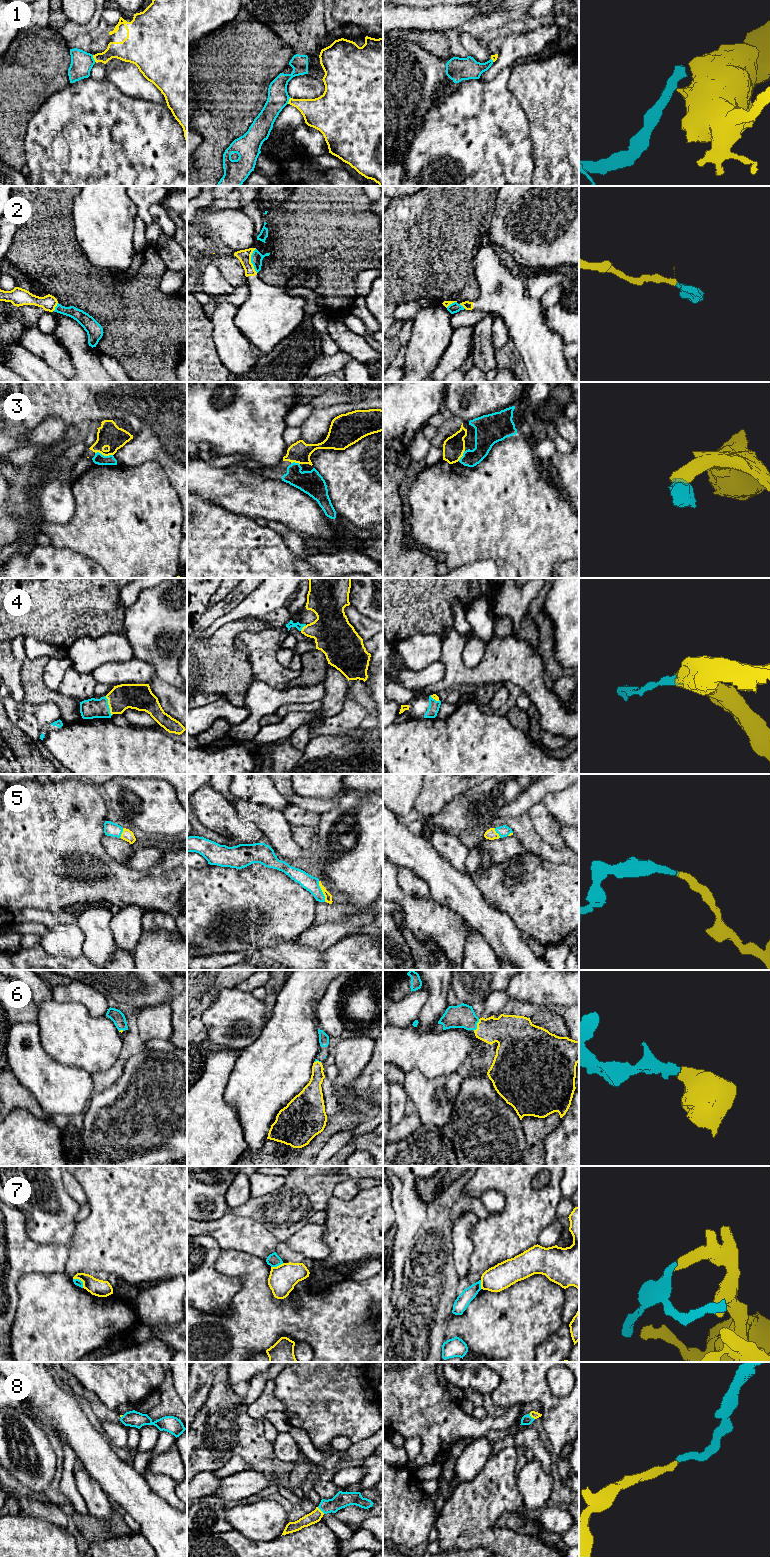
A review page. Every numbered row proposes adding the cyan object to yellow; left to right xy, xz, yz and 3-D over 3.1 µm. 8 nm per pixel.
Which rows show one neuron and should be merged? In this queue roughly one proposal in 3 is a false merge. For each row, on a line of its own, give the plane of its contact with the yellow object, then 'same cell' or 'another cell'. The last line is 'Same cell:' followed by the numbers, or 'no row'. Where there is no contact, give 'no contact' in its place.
1: contact in xy; another cell
2: contact in xz; another cell
3: contact in xy; same cell
4: contact in xy; same cell
5: contact in xz; same cell
6: contact in yz; same cell
7: contact in xy; another cell
8: contact in yz; same cell
Same cell: 3, 4, 5, 6, 8

